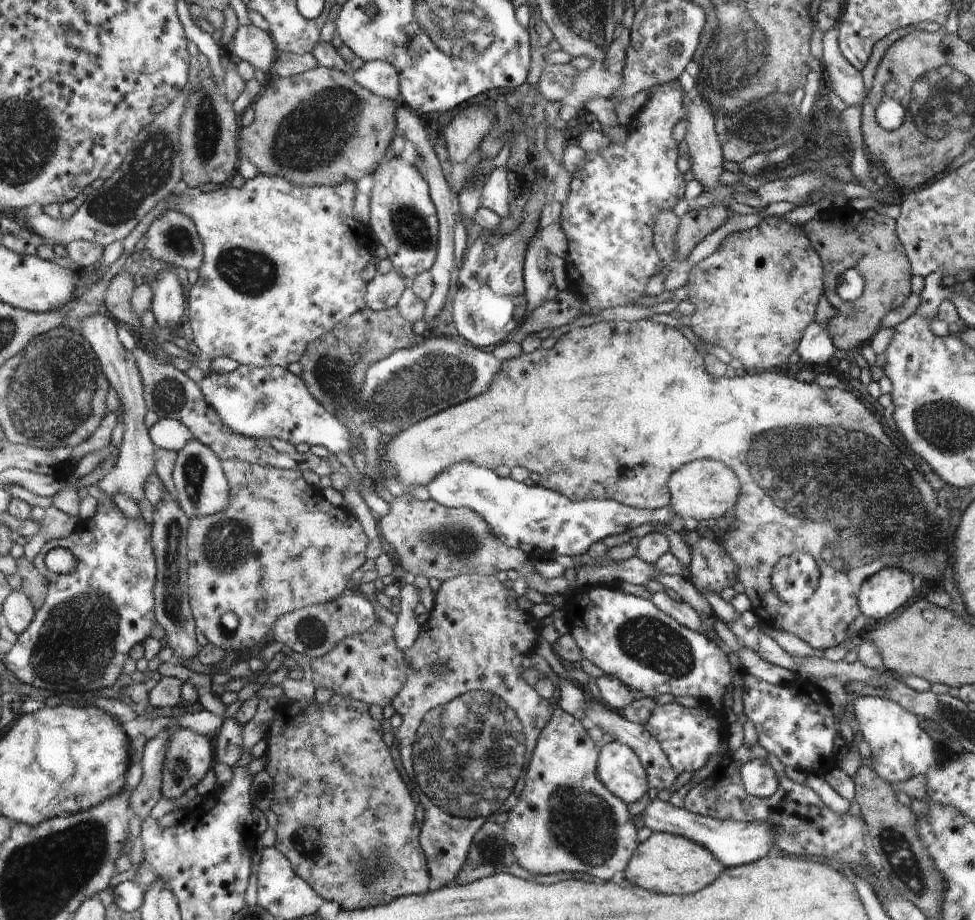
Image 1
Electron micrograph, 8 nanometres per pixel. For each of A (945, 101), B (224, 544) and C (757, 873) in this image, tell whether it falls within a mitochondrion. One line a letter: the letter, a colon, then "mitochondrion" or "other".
A: mitochondrion
B: mitochondrion
C: other

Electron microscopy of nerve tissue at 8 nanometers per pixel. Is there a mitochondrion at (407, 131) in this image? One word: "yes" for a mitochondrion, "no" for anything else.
no

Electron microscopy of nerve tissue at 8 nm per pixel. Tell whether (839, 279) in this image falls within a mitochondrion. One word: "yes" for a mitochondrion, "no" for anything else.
no

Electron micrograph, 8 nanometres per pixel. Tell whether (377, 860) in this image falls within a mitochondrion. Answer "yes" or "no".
yes

